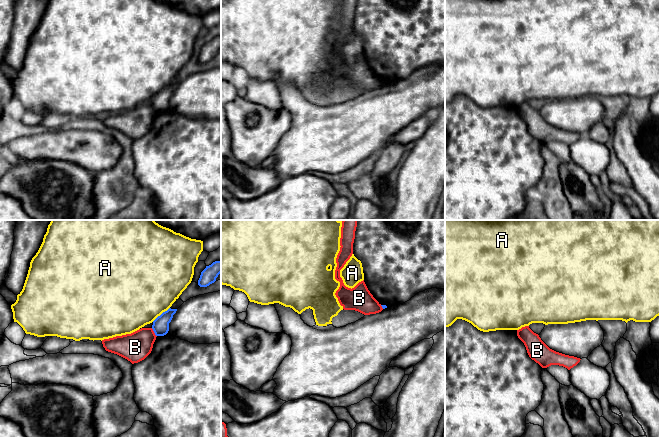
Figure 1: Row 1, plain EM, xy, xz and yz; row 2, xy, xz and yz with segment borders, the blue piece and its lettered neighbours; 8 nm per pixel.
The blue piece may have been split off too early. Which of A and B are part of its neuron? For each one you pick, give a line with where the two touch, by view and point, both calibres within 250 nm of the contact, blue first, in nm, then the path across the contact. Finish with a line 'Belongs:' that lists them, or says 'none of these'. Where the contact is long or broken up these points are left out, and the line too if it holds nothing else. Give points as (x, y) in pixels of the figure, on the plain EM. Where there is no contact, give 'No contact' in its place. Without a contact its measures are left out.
Belongs: none of these

